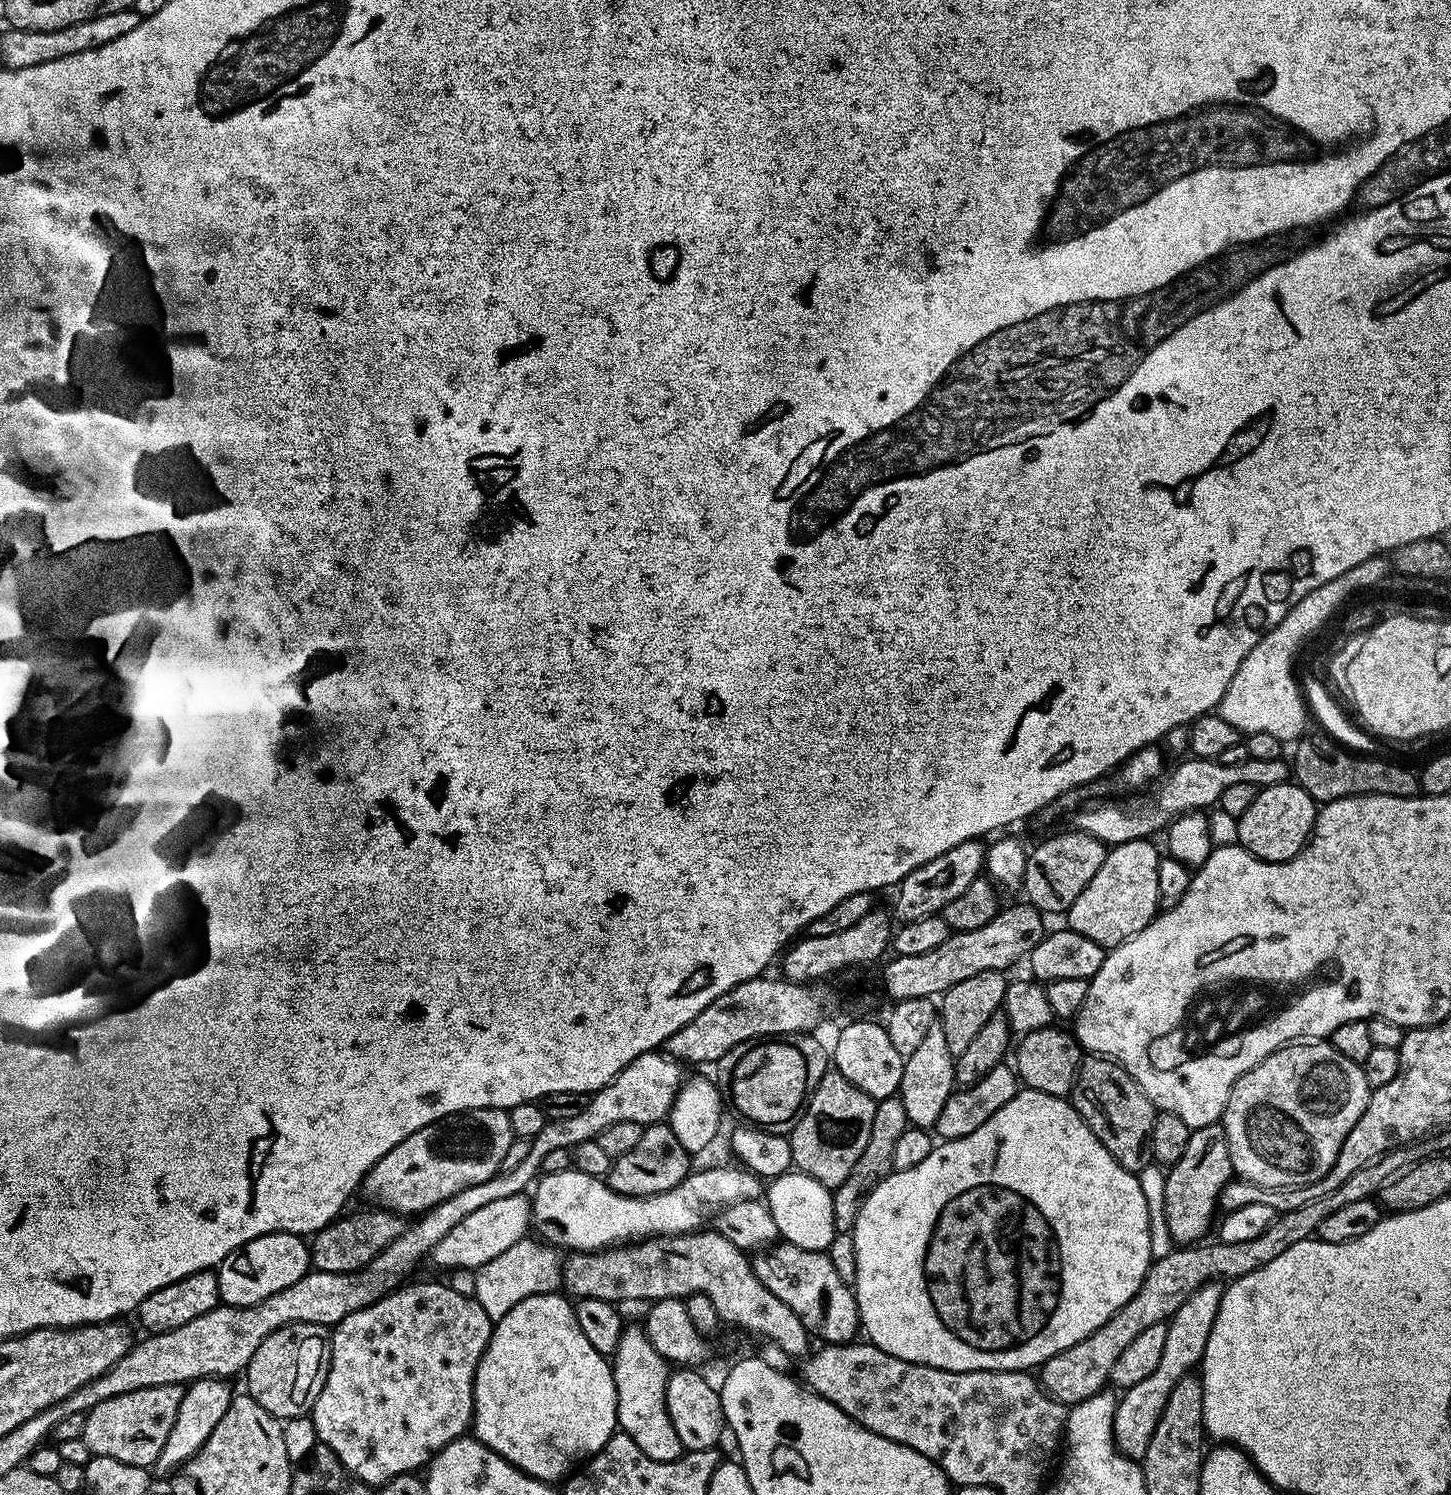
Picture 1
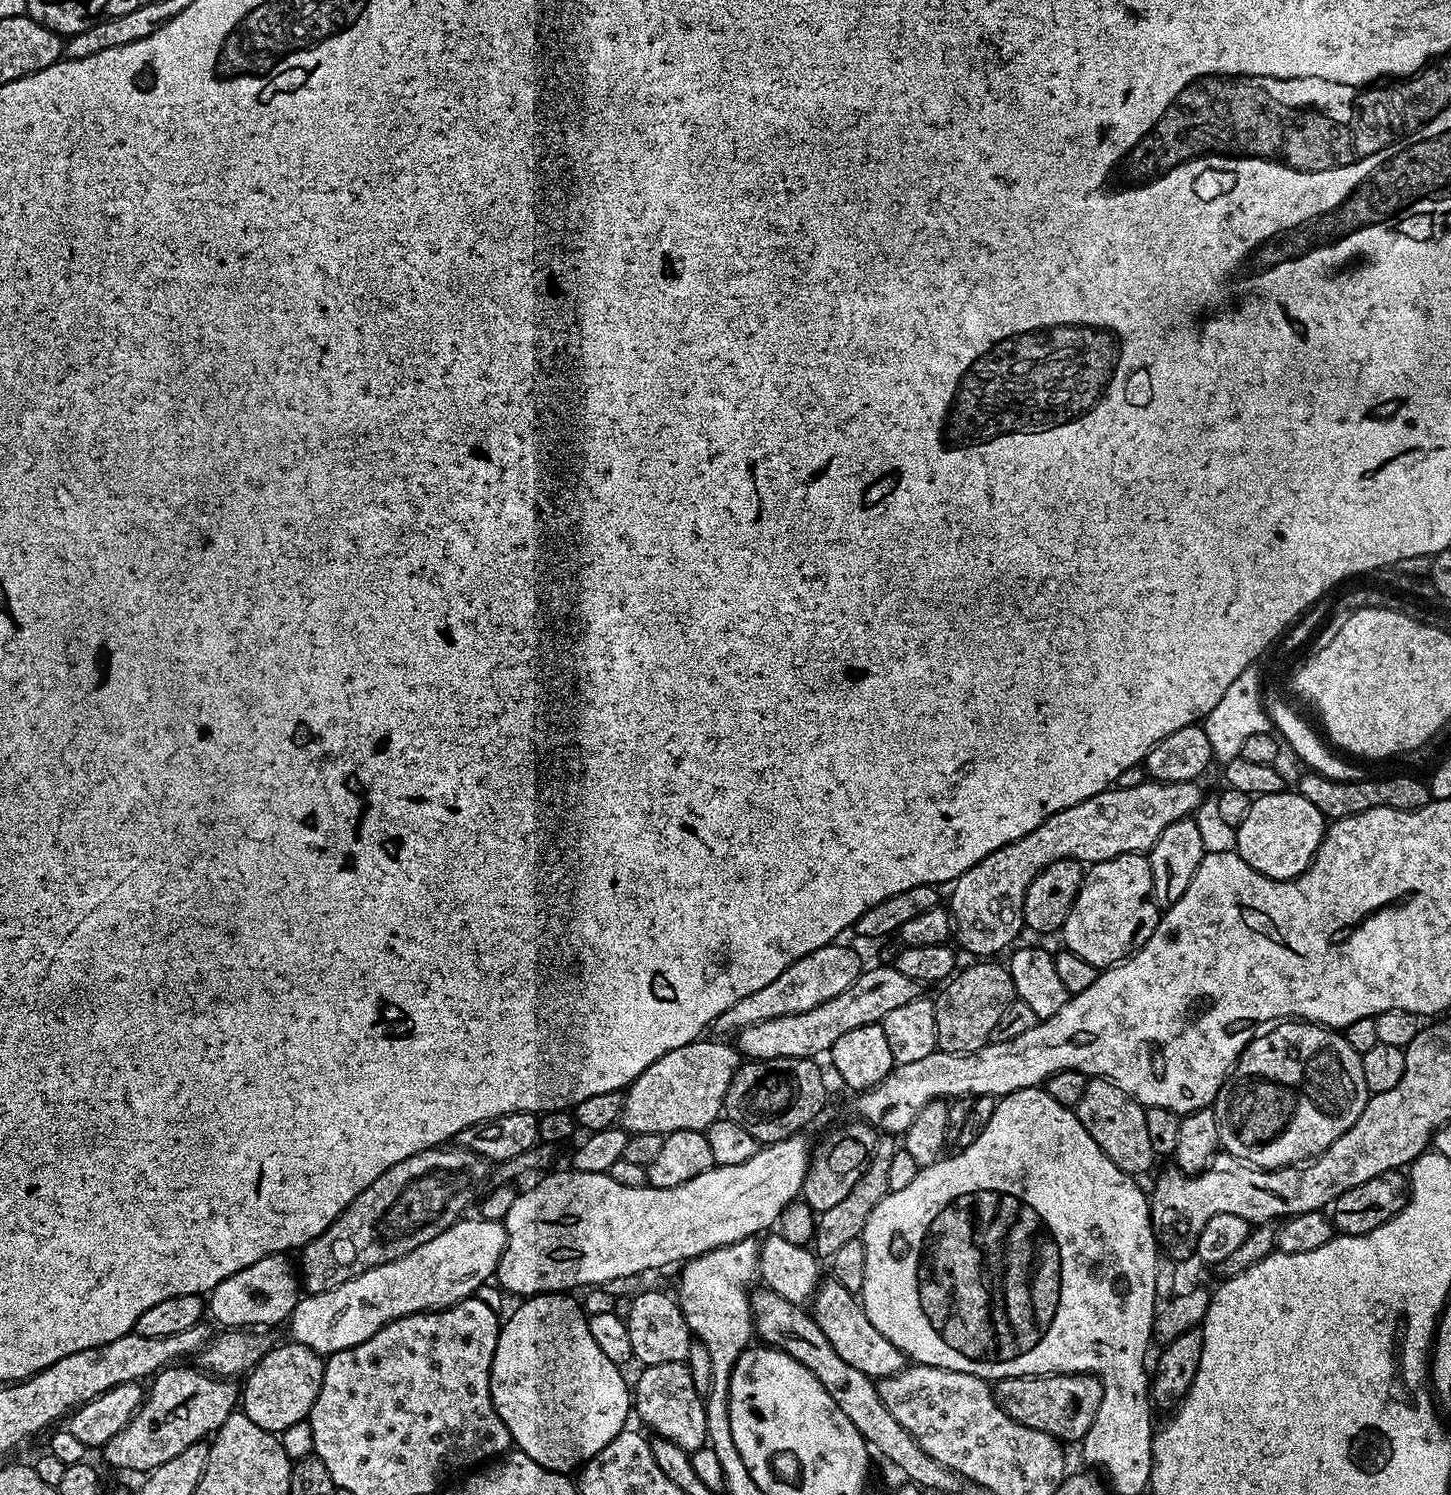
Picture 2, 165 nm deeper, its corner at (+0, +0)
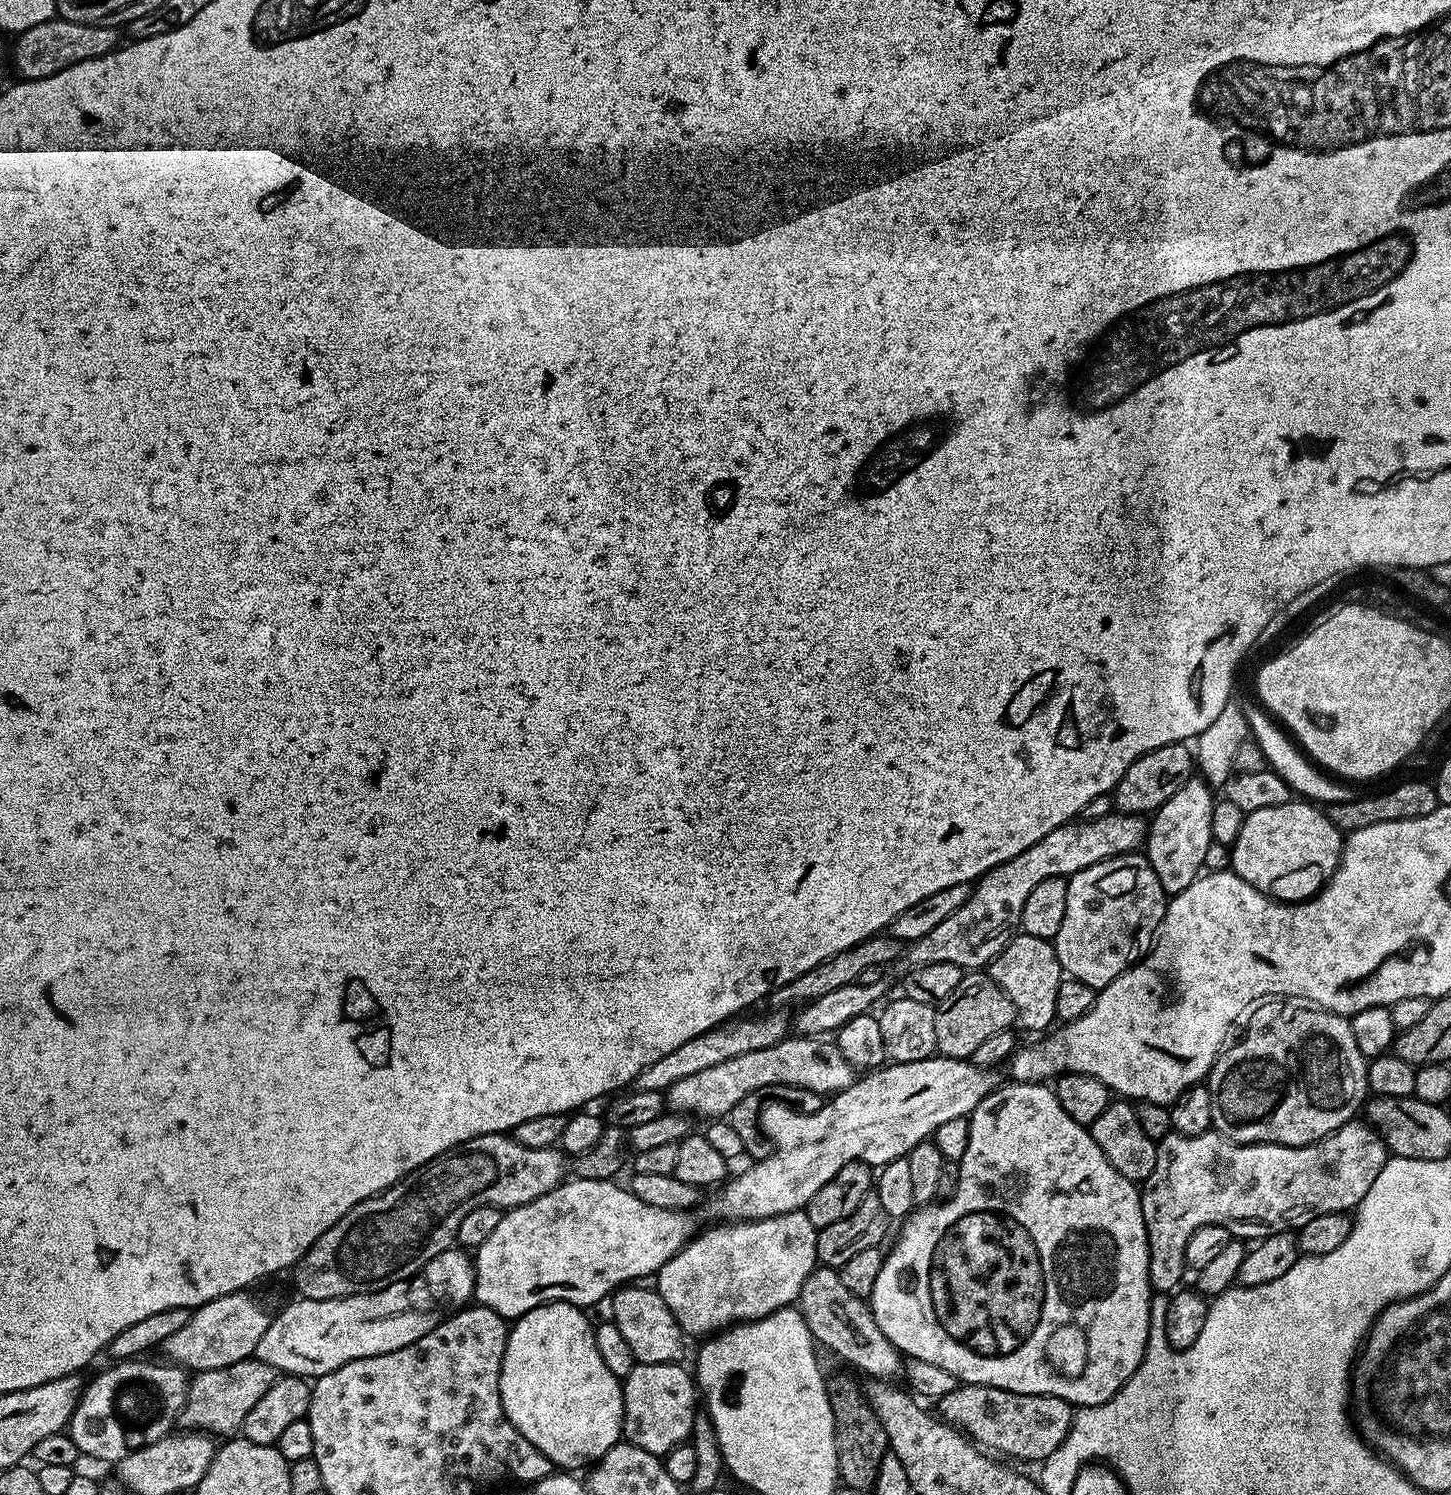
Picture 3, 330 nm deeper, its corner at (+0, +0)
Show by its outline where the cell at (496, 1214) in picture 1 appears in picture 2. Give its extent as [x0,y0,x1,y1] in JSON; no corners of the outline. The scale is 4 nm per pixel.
[286,1219,506,1358]

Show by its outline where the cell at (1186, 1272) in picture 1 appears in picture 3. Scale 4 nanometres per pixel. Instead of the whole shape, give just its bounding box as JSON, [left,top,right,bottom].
[938,1383,1074,1462]

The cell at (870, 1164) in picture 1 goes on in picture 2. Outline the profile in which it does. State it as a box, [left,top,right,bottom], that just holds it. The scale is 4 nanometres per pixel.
[814,1135,898,1258]

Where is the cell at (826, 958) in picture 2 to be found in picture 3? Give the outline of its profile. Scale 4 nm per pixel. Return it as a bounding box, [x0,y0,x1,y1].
[635,1010,790,1093]

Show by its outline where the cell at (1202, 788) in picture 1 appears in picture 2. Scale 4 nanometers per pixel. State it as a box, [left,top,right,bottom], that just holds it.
[950,780,1202,958]

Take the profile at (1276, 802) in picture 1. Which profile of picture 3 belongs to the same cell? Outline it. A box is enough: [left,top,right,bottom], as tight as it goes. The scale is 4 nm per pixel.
[1230,798,1345,900]

